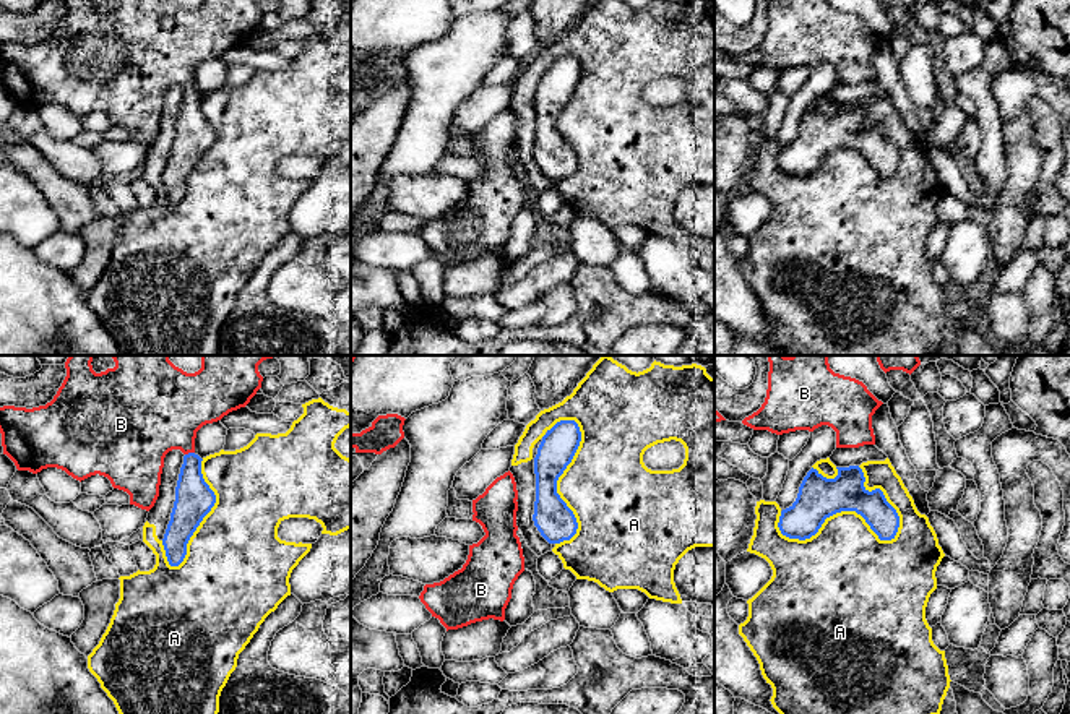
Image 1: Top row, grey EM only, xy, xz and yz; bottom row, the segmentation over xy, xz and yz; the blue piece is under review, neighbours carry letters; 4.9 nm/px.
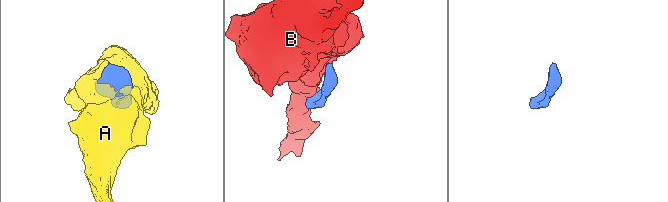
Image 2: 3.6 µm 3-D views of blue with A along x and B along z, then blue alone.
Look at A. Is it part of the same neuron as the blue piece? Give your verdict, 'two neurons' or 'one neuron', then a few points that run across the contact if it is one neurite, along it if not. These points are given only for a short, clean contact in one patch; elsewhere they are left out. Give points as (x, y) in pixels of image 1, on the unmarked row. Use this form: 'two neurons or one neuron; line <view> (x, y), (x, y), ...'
two neurons

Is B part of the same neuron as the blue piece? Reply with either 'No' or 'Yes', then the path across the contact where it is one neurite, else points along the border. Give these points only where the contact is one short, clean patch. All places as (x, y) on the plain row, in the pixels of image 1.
Yes. Path across: xy (194, 135), (189, 90), (184, 75), (161, 47)

